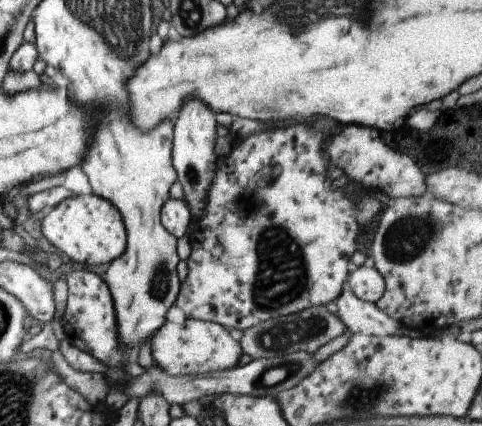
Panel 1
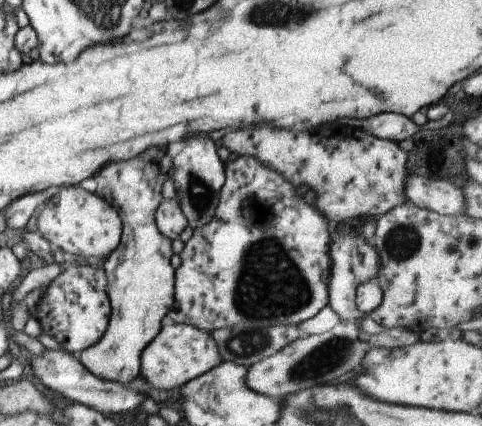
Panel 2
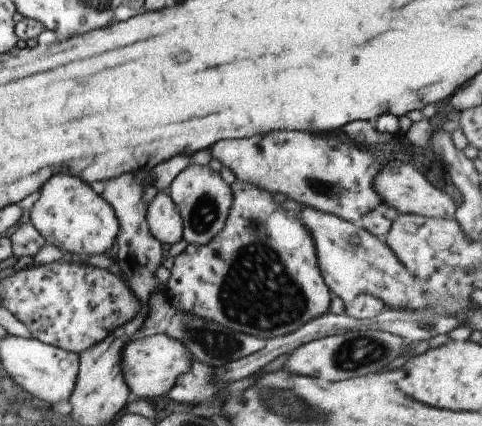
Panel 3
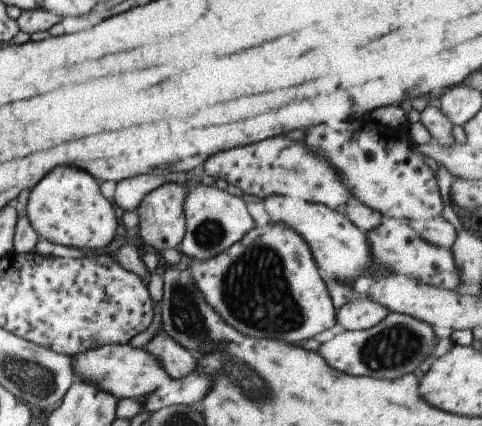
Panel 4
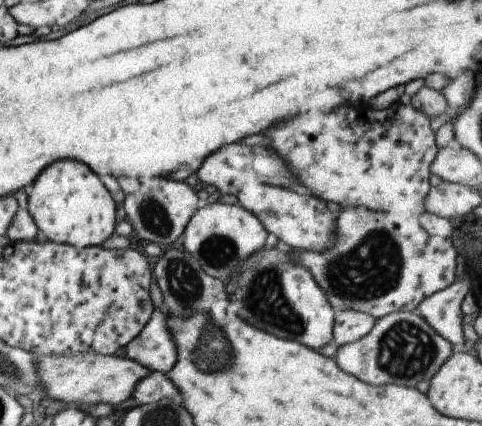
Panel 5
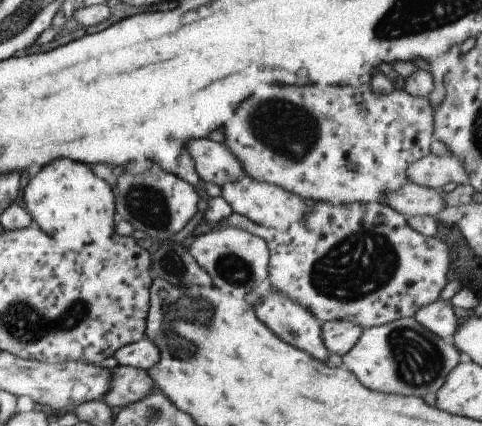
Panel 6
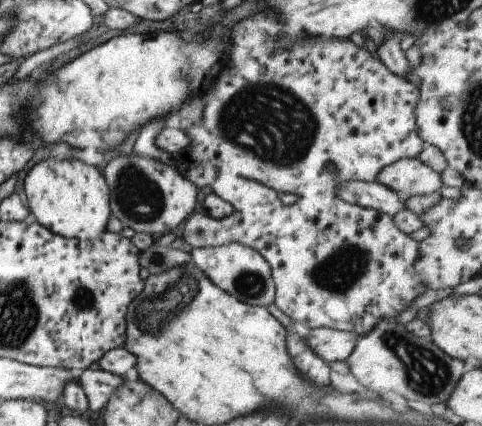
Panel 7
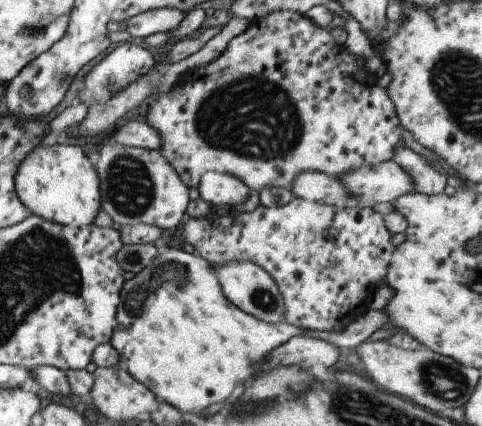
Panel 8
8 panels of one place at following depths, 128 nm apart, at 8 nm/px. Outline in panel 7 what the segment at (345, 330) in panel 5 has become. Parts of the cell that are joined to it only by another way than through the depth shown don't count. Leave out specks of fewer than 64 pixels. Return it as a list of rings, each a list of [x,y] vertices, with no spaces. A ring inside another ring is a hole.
[[[330,328],[306,329],[302,333],[305,346],[311,352],[315,352],[315,356],[325,364],[346,360],[358,338],[353,332],[343,332]]]

